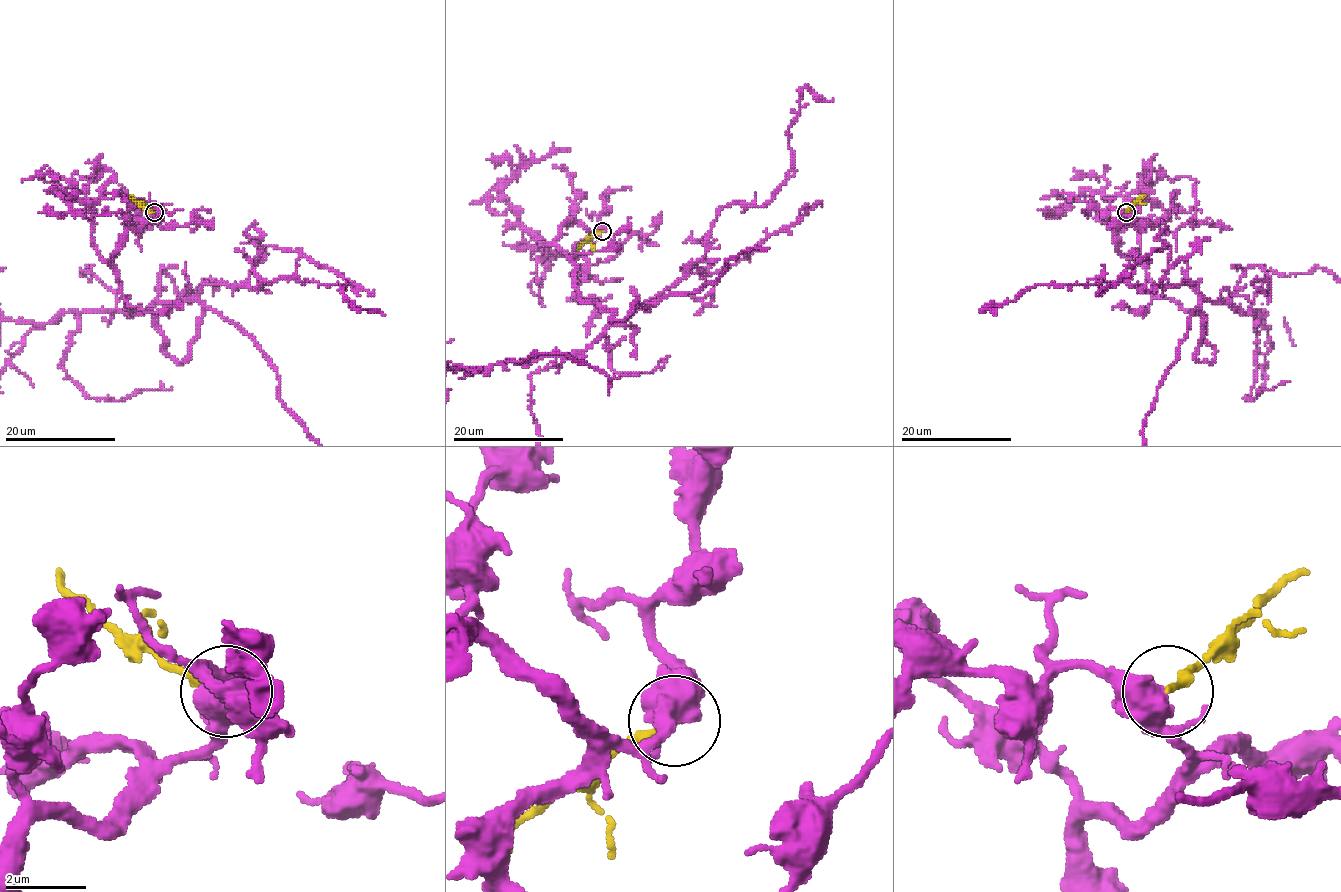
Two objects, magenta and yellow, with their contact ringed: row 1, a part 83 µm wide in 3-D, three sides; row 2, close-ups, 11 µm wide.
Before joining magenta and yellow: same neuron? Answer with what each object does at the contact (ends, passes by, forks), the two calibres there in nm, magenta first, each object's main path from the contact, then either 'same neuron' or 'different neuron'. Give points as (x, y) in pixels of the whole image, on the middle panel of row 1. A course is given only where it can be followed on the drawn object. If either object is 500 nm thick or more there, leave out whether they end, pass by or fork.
magenta forks | yellow ends | 480/180 nm | yellow via (602, 230), (588, 237), (578, 250) | different neuron

